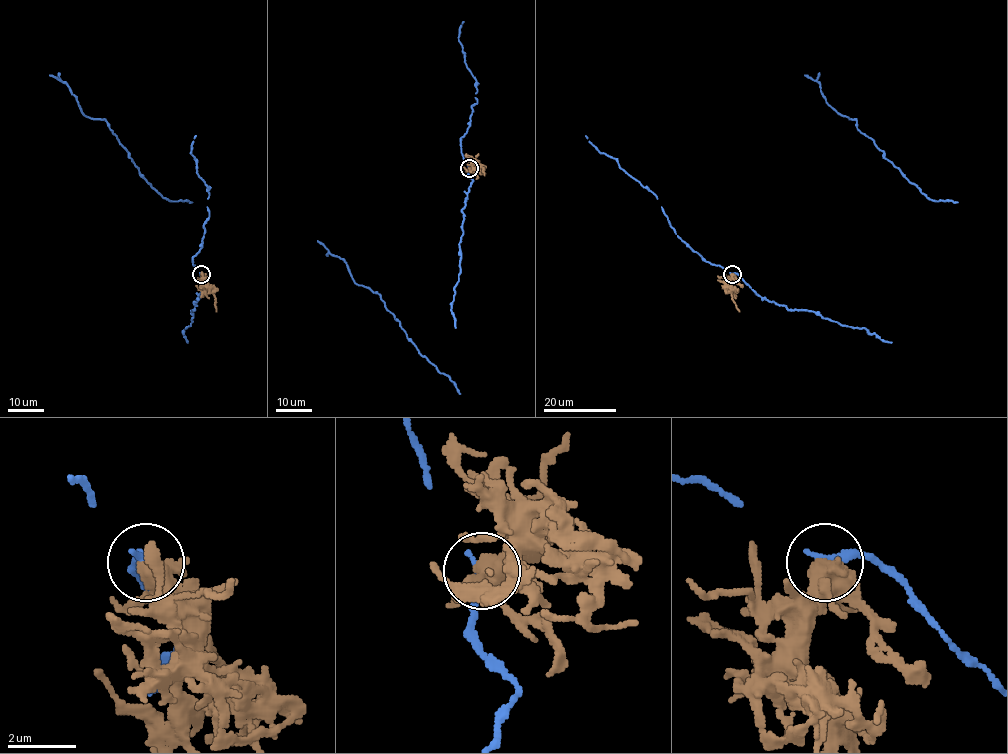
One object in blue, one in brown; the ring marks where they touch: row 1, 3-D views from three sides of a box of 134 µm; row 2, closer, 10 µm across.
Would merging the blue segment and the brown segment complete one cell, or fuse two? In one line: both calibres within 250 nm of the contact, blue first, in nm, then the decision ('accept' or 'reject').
240/440 nm | reject

